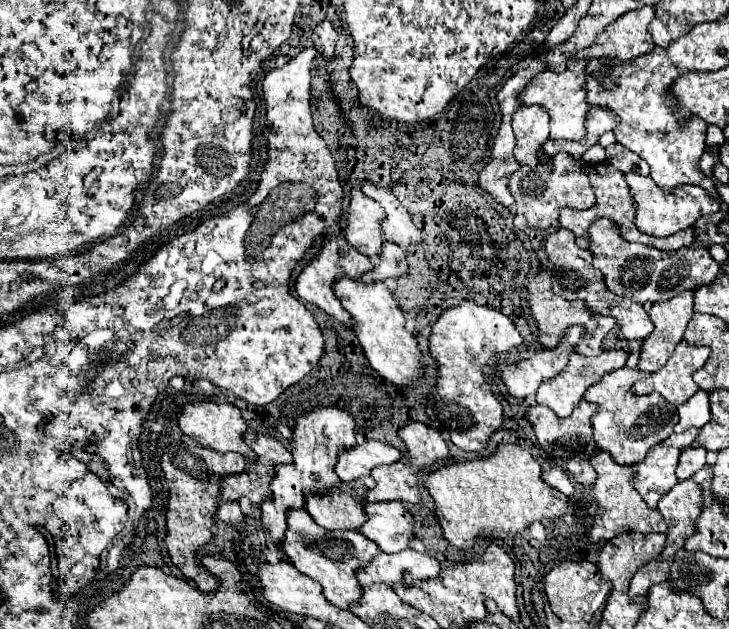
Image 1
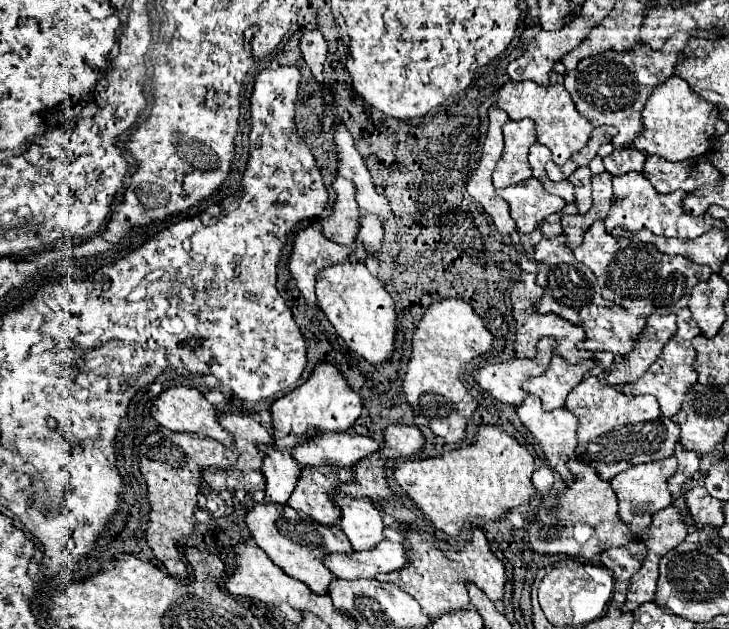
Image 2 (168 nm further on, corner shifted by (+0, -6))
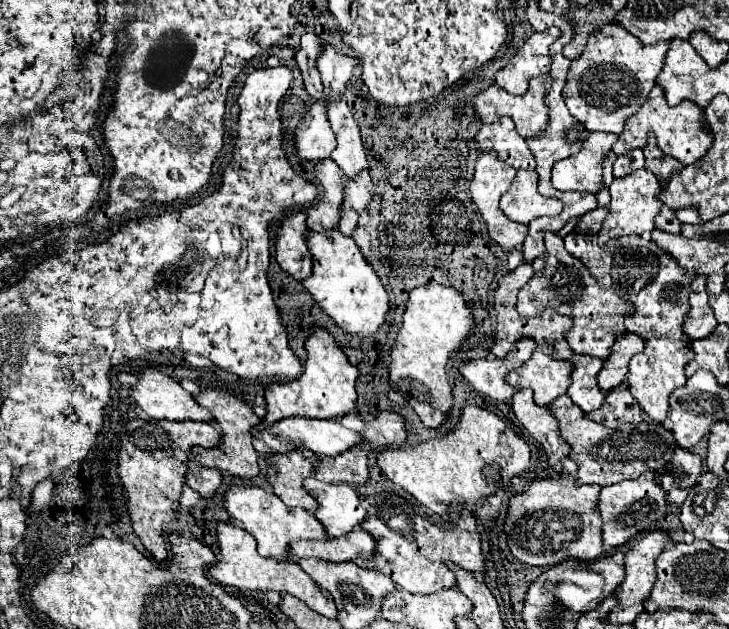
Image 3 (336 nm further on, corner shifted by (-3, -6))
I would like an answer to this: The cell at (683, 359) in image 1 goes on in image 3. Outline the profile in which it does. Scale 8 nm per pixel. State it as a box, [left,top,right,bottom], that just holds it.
[564,234,696,422]

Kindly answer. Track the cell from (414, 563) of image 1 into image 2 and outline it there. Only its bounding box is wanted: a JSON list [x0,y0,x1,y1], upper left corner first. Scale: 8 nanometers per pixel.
[323,538,405,580]

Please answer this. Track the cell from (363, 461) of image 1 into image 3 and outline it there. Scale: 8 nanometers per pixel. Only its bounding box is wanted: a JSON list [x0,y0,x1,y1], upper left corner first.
[250,418,362,456]

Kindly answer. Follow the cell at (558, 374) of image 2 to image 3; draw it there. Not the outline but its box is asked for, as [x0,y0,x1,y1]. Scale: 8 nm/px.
[506,346,572,406]

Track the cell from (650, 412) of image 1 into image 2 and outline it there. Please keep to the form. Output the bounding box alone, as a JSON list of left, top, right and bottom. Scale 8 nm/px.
[565,378,677,480]

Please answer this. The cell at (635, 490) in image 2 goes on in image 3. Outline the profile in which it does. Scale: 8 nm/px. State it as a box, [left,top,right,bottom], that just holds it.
[600,472,666,546]

